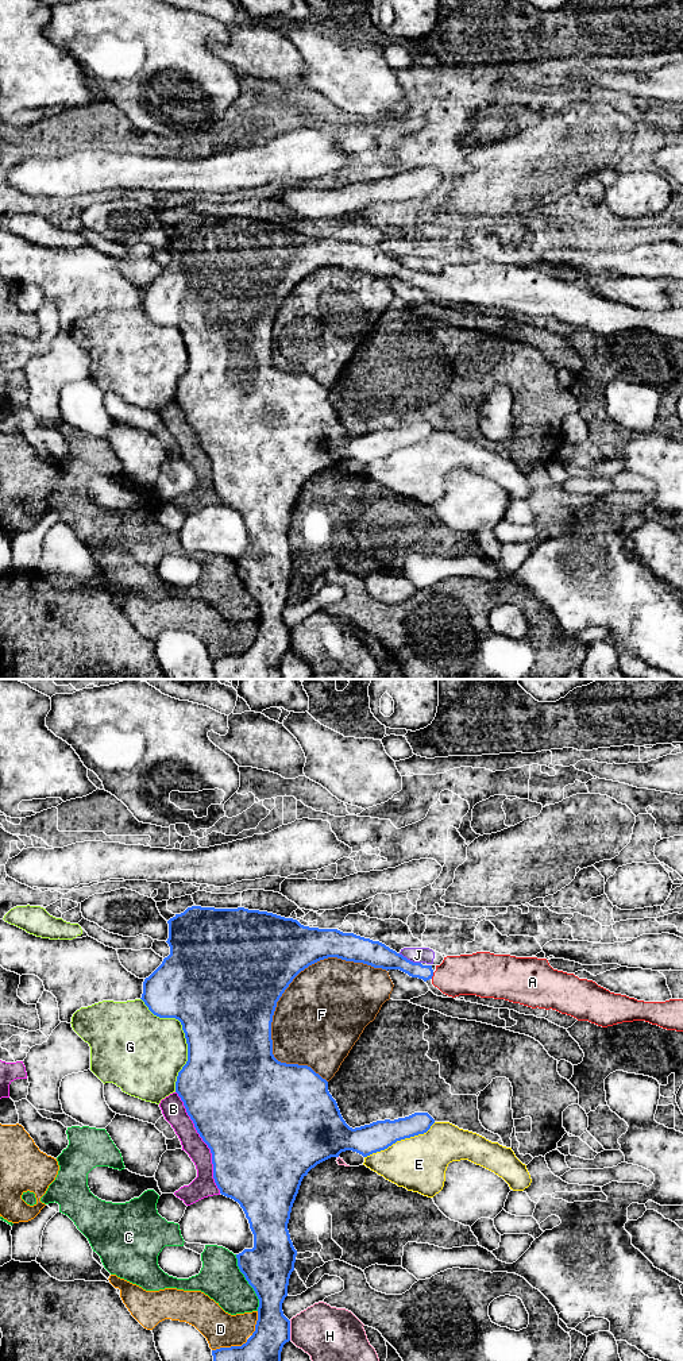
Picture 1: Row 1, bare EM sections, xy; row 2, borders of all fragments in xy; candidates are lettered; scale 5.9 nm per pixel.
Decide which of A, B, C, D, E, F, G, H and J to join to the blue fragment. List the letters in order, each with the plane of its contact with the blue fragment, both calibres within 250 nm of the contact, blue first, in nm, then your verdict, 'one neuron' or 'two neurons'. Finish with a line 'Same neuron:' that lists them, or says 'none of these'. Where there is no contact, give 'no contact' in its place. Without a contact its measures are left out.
A: xy | 110/240 nm | one neuron
B: xy | 500/140 nm | two neurons
C: xy | 280/260 nm | two neurons
D: xy | 320/200 nm | two neurons
E: xy | 180/320 nm | two neurons
F: xy | 480/480 nm | two neurons
G: xy | 500/440 nm | two neurons
H: xy | 260/340 nm | two neurons
J: xy | 150/100 nm | two neurons
Same neuron: A

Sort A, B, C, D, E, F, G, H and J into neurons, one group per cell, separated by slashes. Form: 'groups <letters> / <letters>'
groups A / B / C / D / E / F H / G / J

